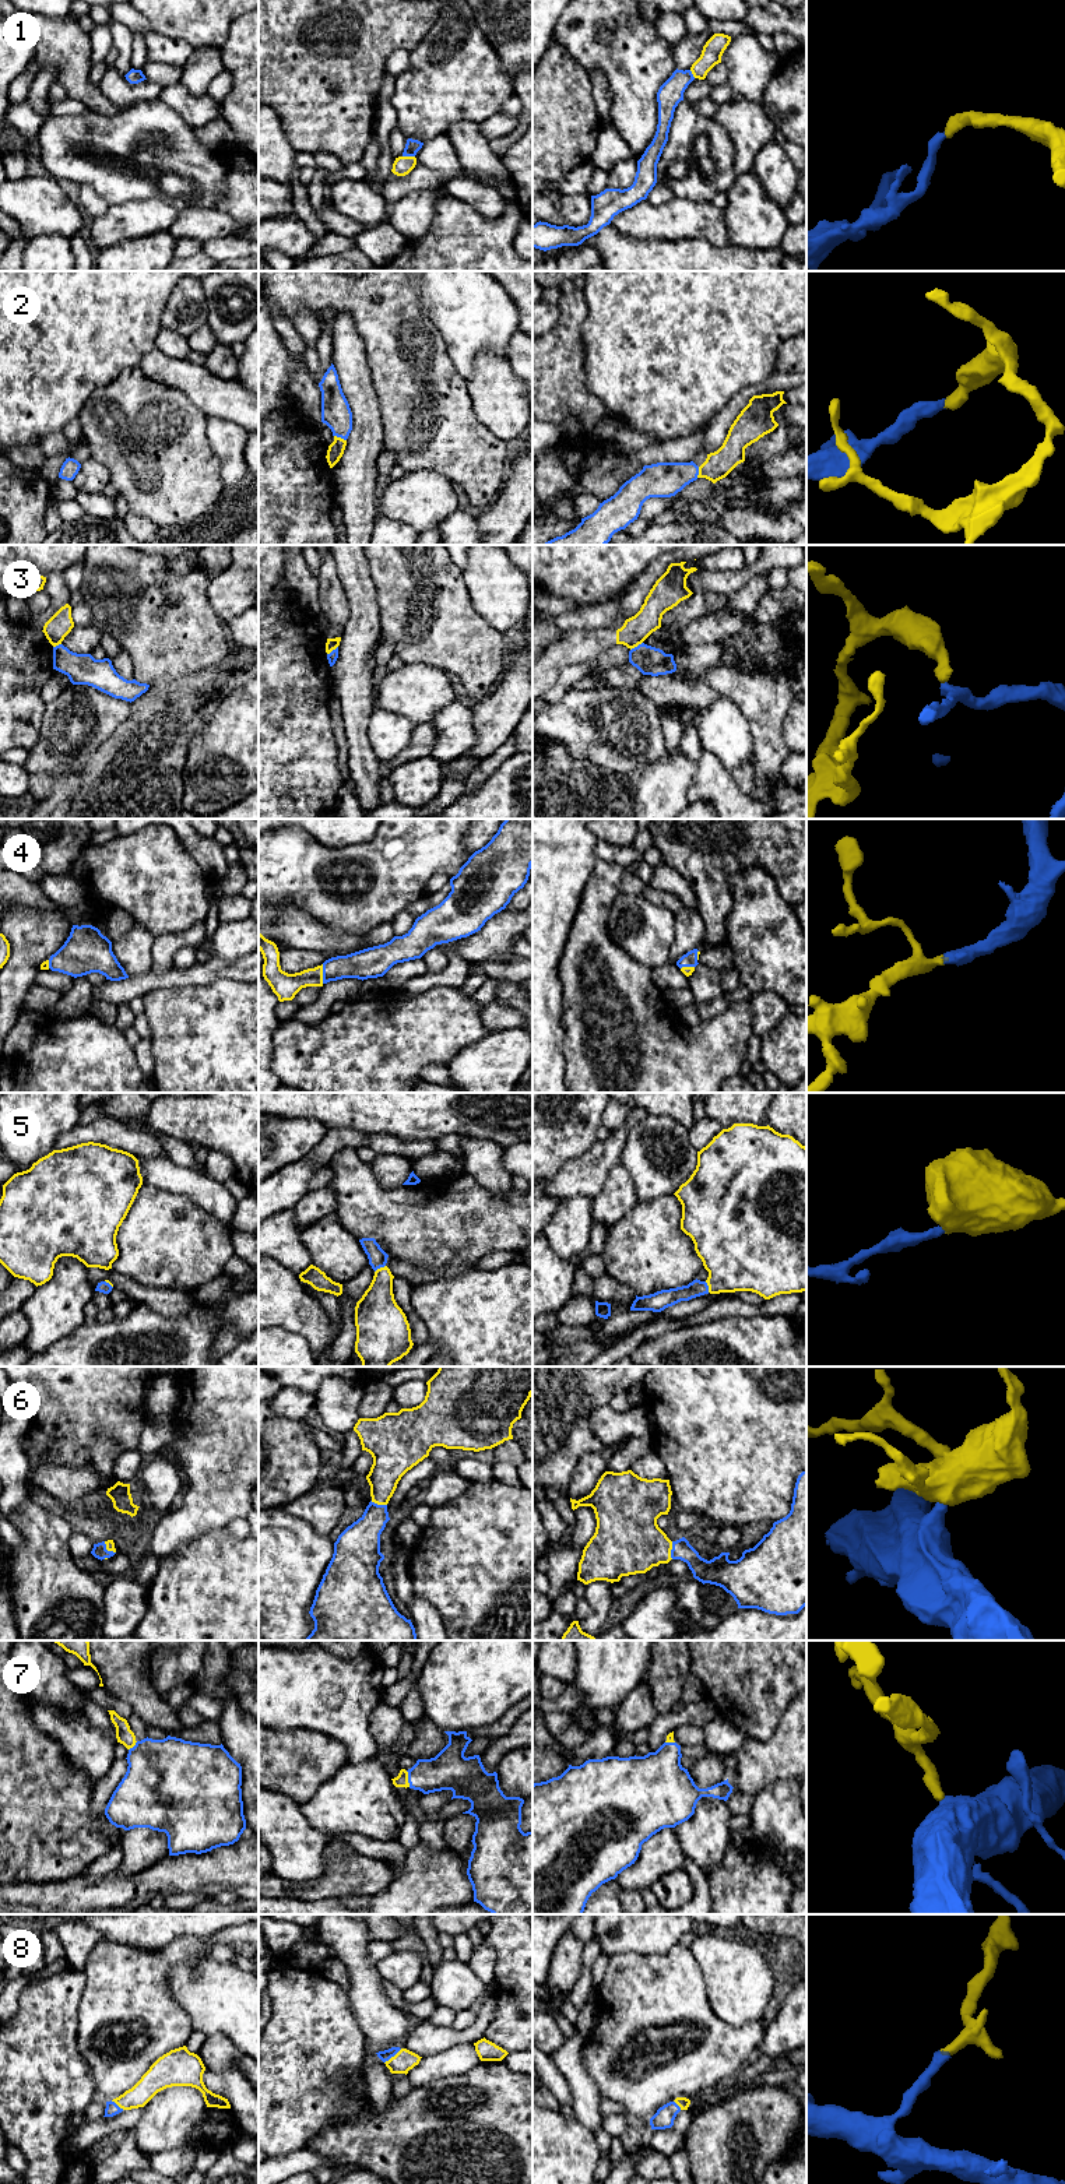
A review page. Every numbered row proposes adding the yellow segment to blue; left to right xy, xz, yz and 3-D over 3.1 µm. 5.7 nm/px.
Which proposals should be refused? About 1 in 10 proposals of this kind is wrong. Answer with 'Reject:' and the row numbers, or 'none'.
Reject: 3

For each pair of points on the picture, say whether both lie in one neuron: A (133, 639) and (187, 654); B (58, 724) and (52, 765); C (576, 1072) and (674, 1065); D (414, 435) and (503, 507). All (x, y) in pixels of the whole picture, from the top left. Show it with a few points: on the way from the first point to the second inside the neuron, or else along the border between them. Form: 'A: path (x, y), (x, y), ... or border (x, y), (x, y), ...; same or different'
A: path (147, 639), (157, 639), (174, 649); same
B: path (58, 734), (58, 749), (52, 755); same
C: path (577, 1010), (580, 960), (605, 957), (631, 1003); same
D: border (506, 477), (496, 498), (487, 507); different

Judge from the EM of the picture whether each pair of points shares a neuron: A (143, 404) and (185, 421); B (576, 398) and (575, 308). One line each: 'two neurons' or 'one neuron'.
A: one neuron
B: one neuron

